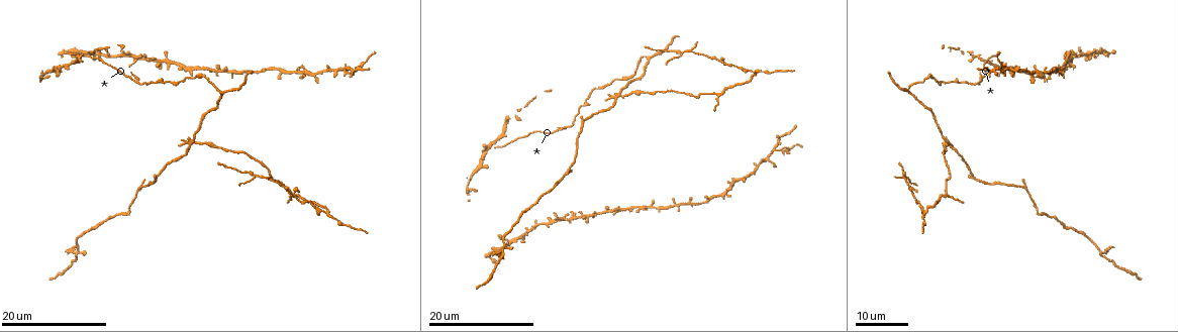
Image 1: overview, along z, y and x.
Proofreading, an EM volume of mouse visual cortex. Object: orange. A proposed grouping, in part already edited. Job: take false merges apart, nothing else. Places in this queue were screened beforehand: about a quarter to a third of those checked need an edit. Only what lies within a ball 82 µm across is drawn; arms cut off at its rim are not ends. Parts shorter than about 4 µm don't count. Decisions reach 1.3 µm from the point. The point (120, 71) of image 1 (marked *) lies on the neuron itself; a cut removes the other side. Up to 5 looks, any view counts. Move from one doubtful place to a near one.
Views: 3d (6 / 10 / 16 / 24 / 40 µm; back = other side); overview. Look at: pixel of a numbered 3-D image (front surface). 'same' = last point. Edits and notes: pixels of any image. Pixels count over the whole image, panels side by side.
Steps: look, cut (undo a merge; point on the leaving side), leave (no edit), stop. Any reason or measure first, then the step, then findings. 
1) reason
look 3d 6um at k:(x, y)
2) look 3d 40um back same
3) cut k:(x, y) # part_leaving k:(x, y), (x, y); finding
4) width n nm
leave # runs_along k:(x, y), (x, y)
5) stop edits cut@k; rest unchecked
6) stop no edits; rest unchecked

look 3d 24um at 1:(618, 94)

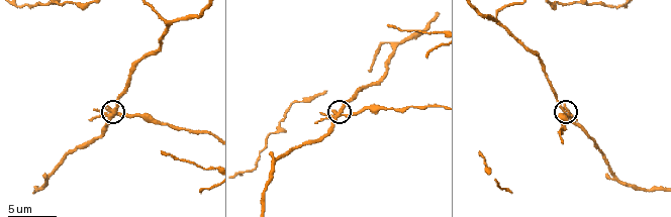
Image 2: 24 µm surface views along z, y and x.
closer look
look 3d 10um at 2:(345, 115)

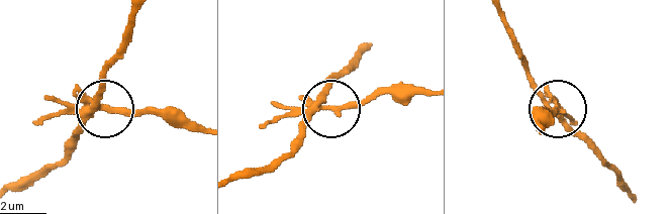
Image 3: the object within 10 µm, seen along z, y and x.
cut 3:(122, 110) # part_leaving 3:(317, 109), (345, 109), (391, 92), (425, 92); a second neuron is stuck on

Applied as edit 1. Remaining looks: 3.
a fork
look 3d 6um at 2:(399, 45)

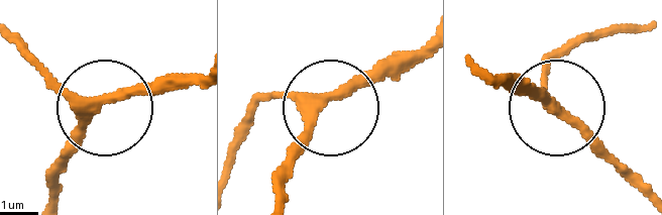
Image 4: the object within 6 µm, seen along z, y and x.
leave # runs_along 4:(603, 29), (556, 52), (549, 103), (491, 81); one neuron here

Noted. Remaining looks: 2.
looks like a crossing
look 3d 16um at 1:(345, 68)

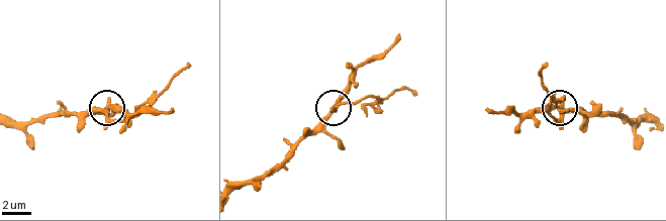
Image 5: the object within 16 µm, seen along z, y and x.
closer look
look 3d 10um at 5:(106, 109)

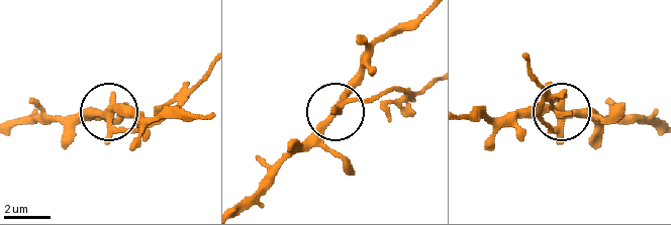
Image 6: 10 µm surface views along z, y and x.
arms 4
cut 6:(375, 96) # part_leaving 6:(554, 127), (550, 97), (533, 70); two neurons meet here

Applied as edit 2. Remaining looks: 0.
stop edits cut@3, cut@6; rest unchecked

